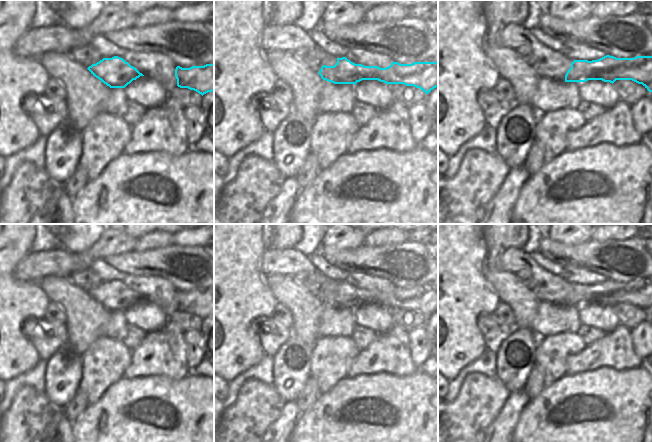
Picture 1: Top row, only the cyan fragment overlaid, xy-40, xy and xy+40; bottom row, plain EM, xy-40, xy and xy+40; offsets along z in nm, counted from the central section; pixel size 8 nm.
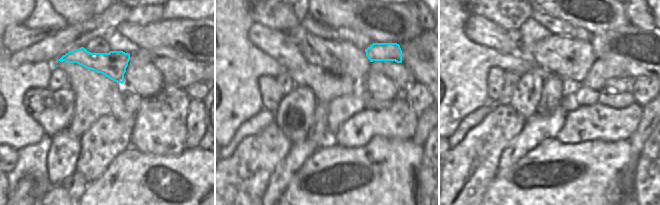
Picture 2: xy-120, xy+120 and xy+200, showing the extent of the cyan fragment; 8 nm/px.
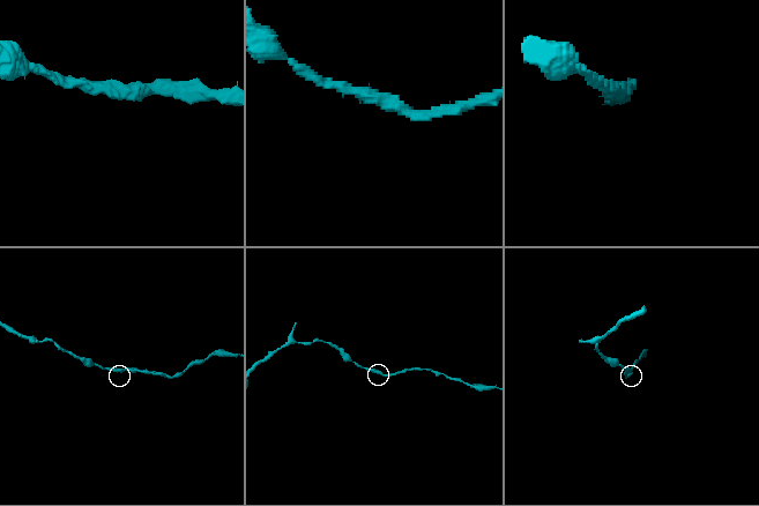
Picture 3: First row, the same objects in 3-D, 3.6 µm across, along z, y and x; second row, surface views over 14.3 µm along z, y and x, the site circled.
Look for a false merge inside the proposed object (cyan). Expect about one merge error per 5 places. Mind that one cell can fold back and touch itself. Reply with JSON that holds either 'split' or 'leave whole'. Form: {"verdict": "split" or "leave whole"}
{"verdict": "leave whole"}

